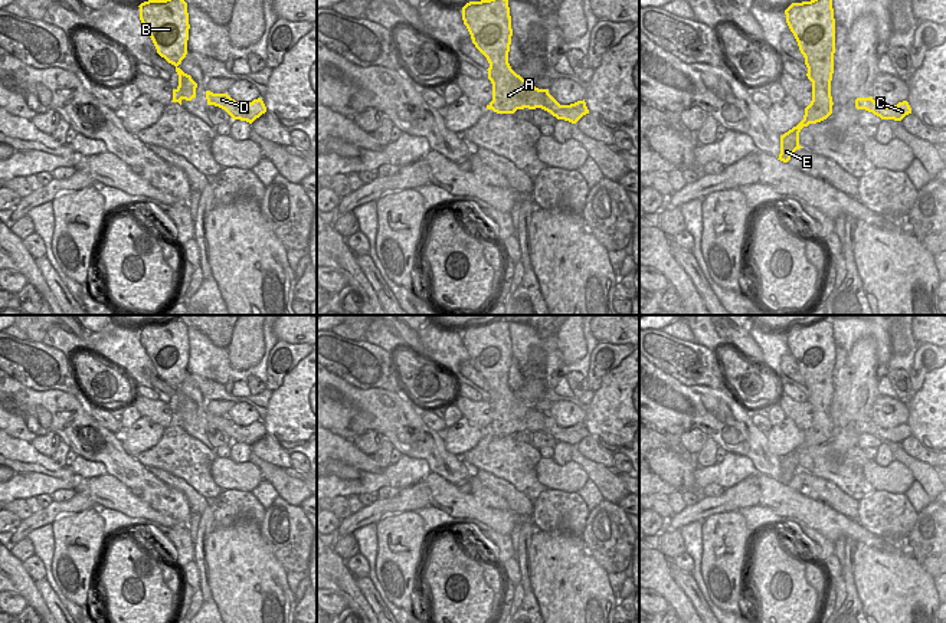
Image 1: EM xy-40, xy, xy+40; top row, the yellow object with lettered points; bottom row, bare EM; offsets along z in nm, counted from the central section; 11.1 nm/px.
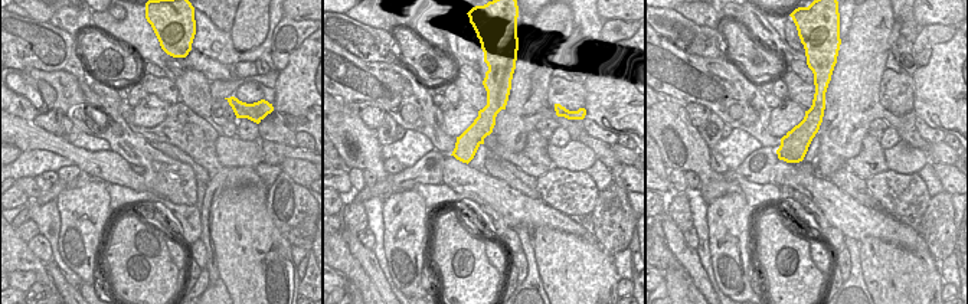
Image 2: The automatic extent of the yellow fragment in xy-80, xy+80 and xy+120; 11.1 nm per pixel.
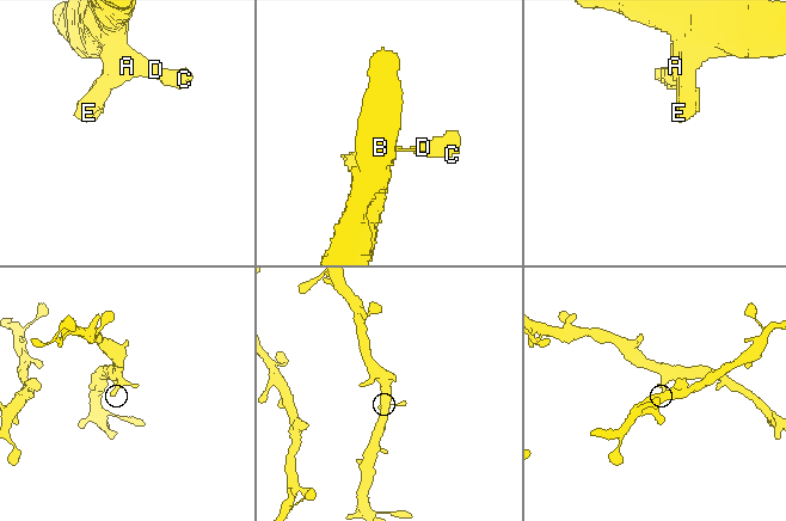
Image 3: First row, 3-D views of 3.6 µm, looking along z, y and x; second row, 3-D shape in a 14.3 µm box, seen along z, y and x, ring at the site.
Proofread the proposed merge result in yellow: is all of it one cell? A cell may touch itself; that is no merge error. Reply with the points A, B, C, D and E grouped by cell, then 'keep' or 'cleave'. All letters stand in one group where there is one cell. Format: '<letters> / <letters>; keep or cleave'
A B C D E; keep

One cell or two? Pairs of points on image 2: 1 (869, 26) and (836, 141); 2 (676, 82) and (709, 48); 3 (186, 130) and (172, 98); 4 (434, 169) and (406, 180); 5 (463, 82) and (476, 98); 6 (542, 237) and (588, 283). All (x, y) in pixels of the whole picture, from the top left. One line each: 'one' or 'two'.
1: one
2: two
3: two
4: one
5: one
6: one

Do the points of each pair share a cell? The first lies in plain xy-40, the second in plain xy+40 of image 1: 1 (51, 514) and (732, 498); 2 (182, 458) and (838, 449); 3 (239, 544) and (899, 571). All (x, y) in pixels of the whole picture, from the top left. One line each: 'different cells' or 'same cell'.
1: same cell
2: different cells
3: same cell

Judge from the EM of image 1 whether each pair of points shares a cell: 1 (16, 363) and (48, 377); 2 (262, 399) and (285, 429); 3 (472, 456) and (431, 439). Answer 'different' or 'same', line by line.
1: same
2: different
3: different

